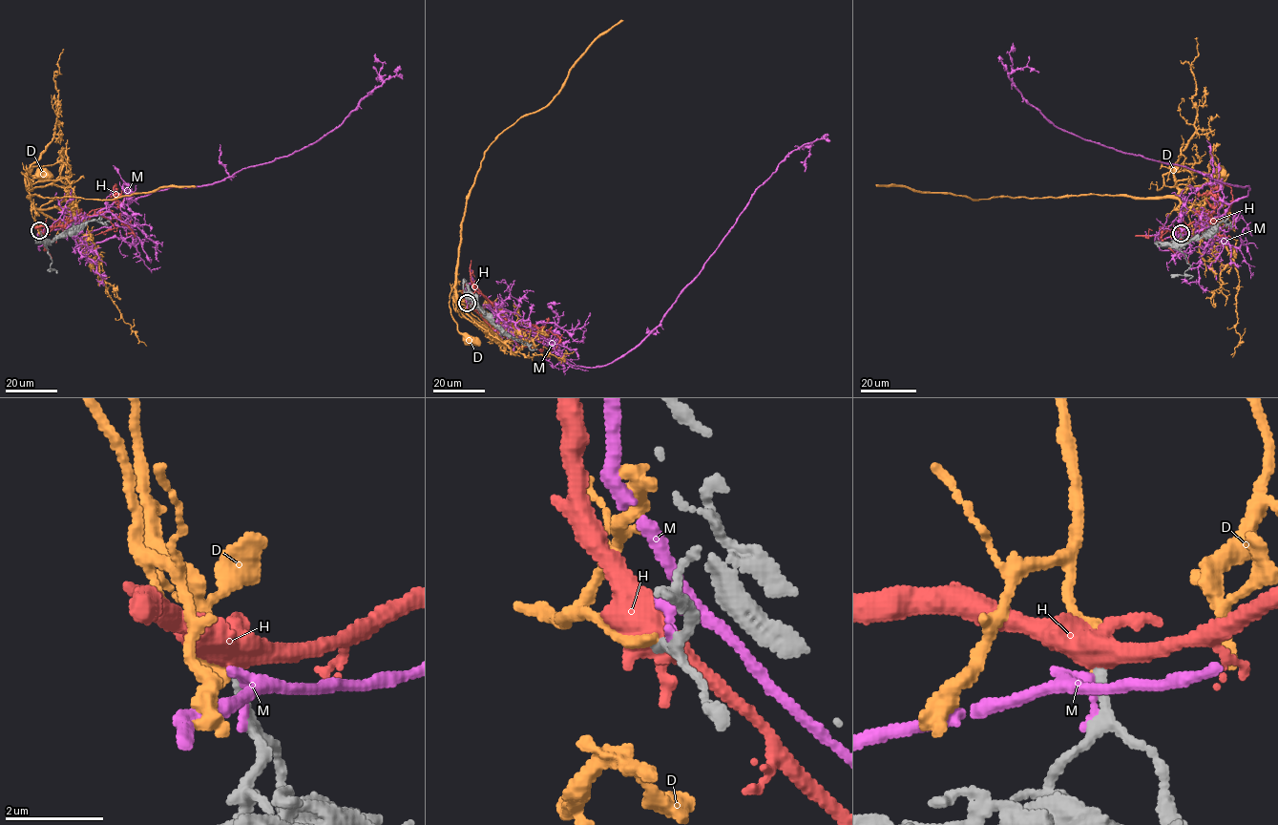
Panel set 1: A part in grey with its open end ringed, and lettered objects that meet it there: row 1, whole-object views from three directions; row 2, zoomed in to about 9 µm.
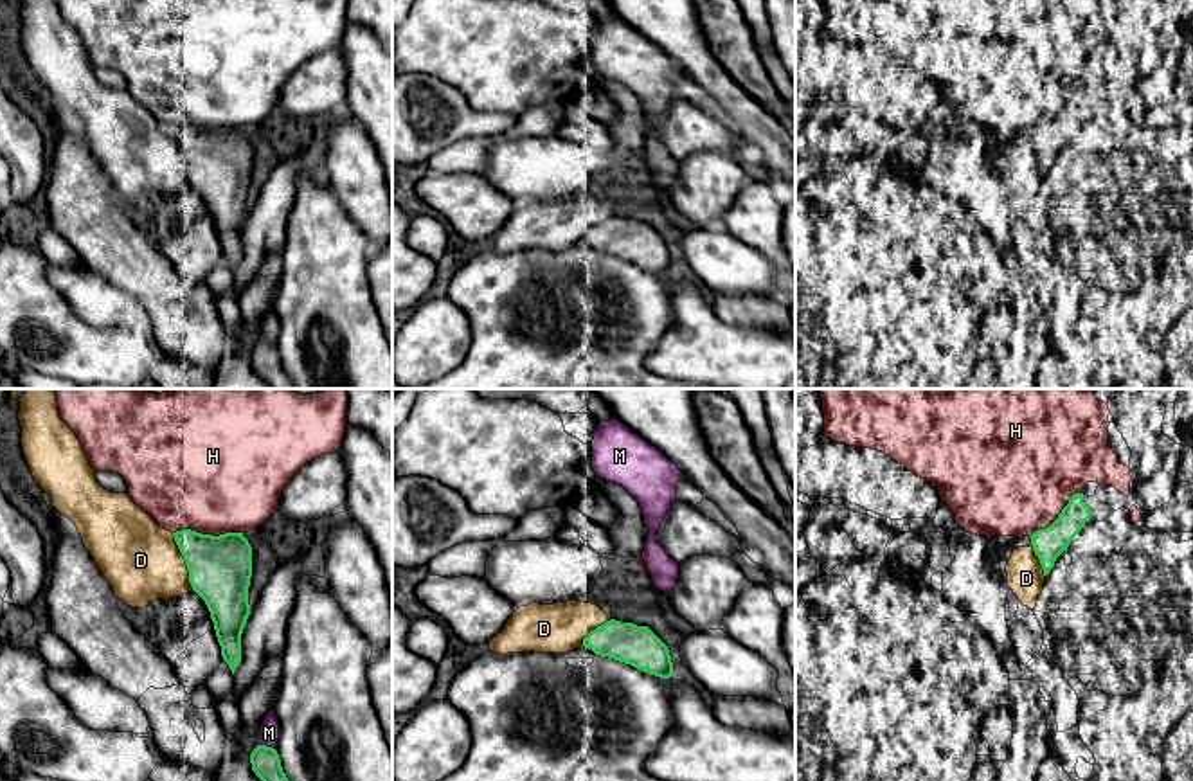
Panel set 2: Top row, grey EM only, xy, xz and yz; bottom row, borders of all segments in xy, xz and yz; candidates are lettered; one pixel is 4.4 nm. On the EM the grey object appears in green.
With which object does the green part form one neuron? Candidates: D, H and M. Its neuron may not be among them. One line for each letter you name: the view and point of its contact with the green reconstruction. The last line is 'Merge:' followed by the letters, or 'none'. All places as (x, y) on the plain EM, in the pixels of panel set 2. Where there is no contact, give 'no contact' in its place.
Merge: none

